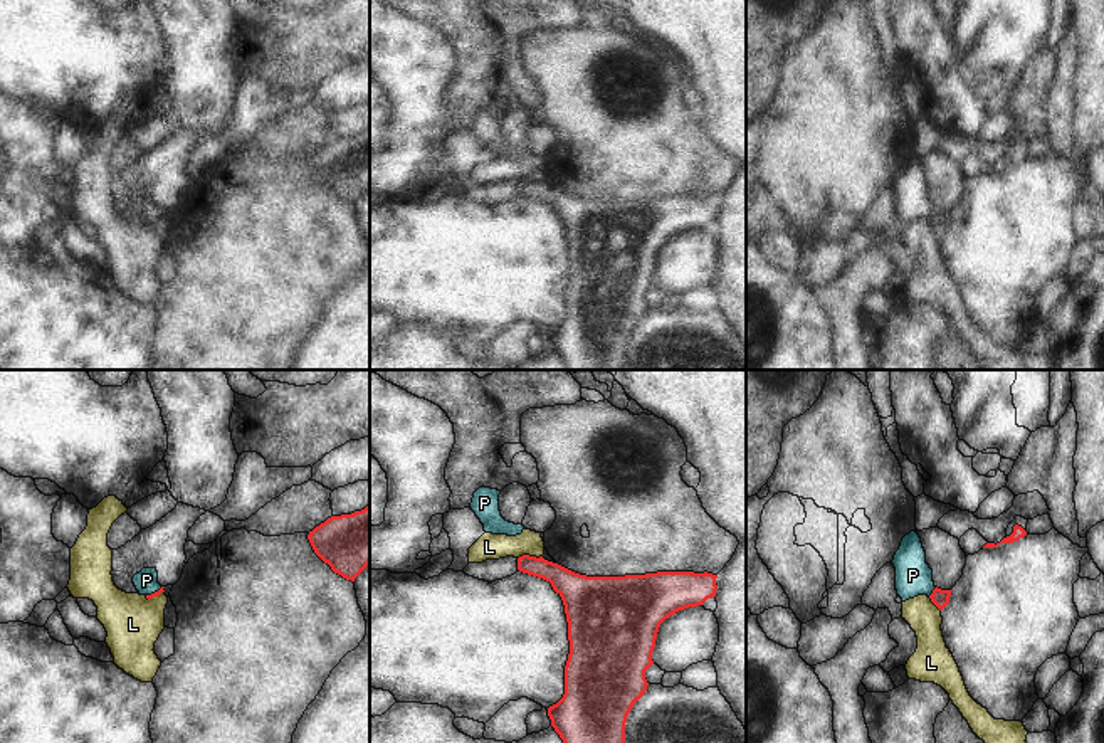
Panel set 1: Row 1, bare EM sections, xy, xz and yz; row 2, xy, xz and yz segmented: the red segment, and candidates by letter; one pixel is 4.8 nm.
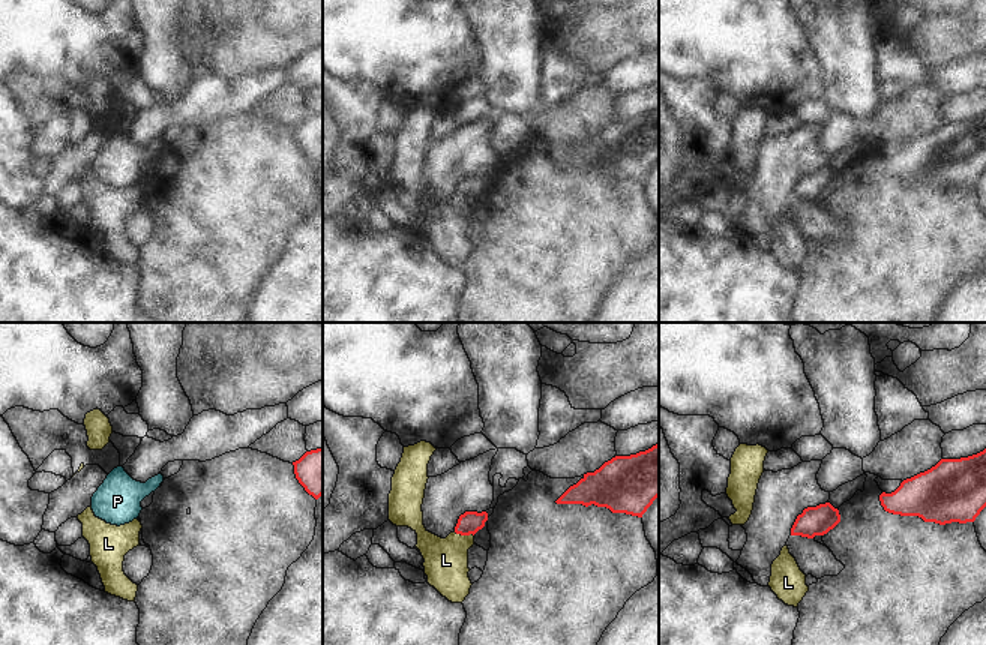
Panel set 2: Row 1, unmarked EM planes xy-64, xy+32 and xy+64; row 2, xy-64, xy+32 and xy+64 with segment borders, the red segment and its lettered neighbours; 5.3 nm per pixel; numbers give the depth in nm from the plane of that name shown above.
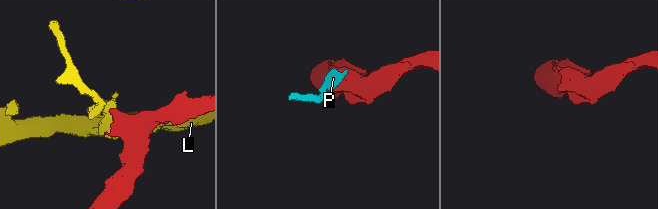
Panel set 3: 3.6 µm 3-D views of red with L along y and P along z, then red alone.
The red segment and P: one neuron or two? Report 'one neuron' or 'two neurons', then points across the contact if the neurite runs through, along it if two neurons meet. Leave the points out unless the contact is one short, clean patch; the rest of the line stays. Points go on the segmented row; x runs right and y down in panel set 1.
one neuron; way yz (940, 597), (933, 592), (913, 575)

